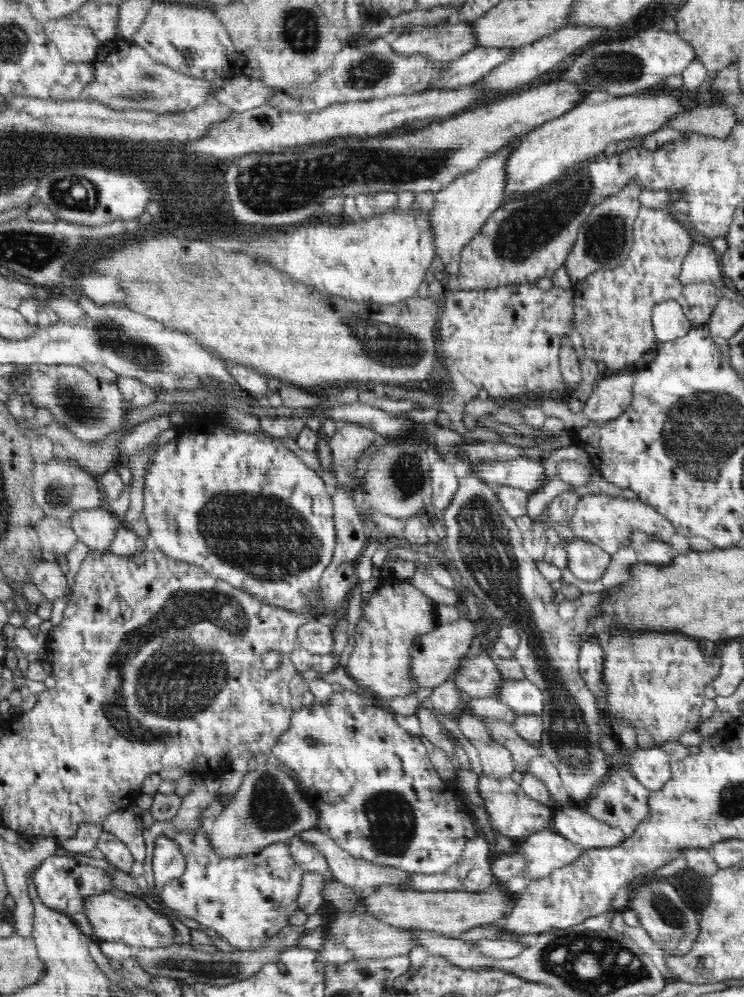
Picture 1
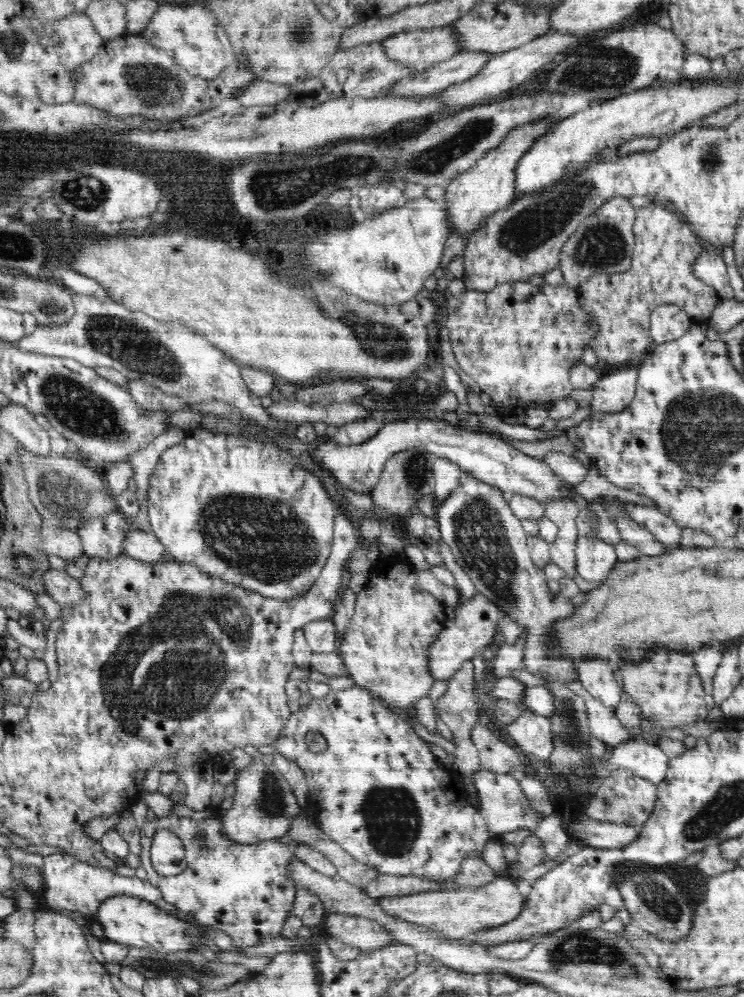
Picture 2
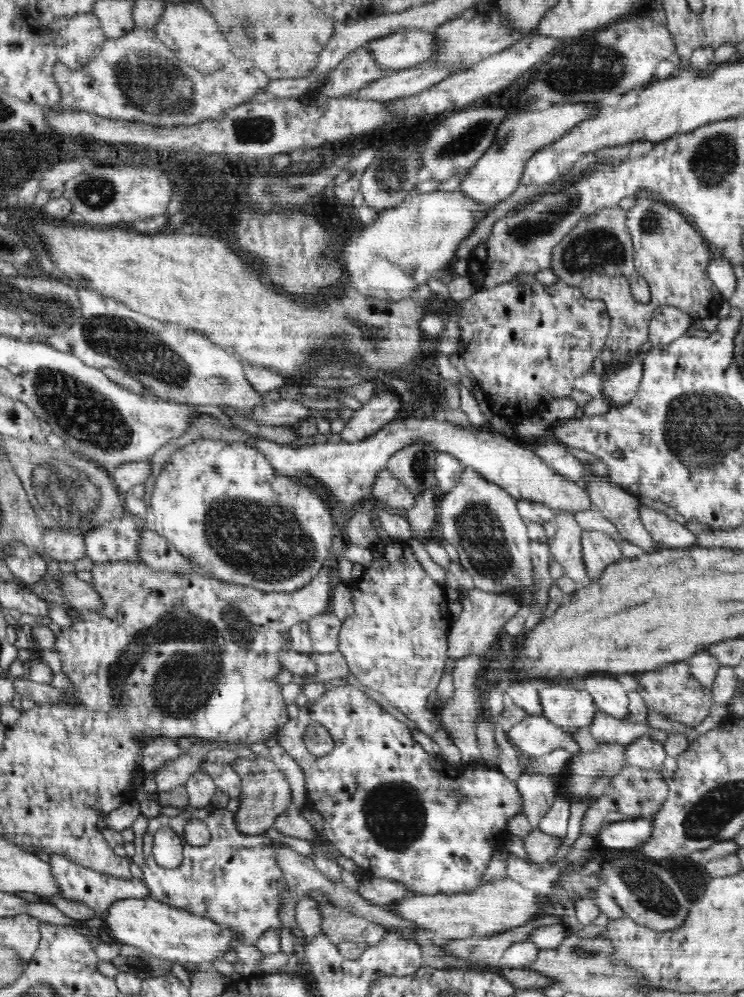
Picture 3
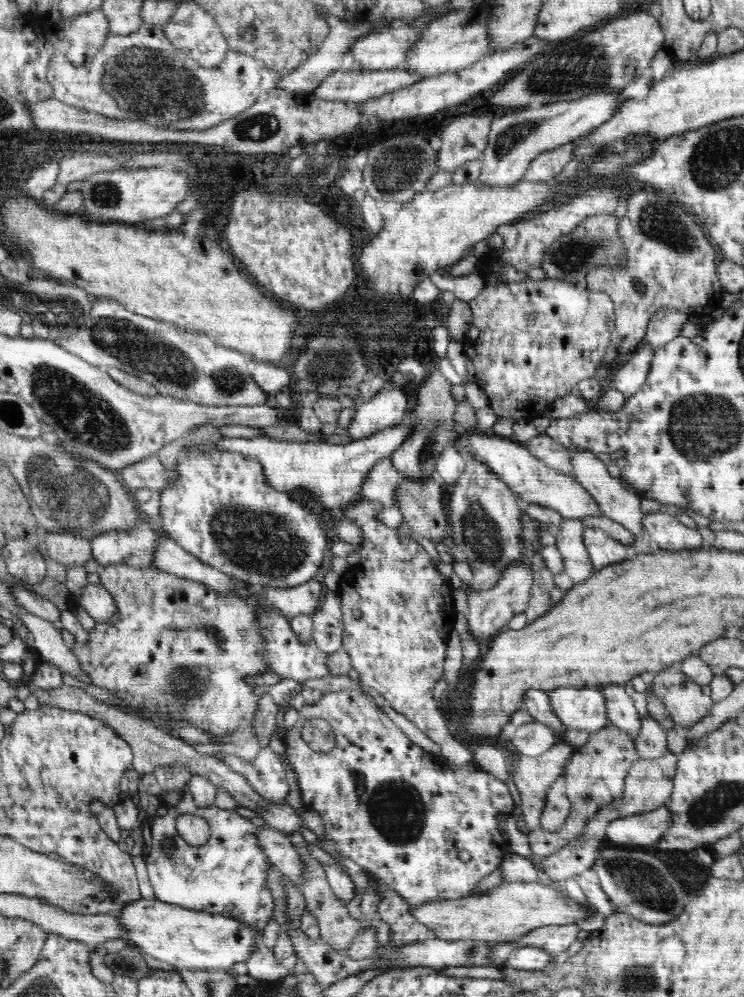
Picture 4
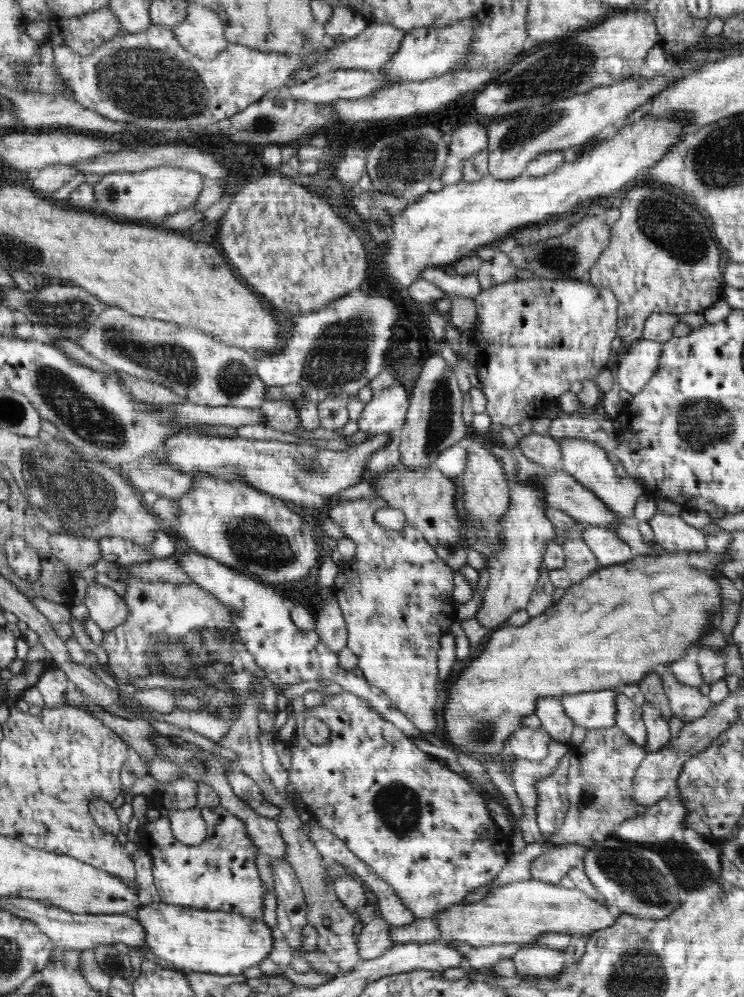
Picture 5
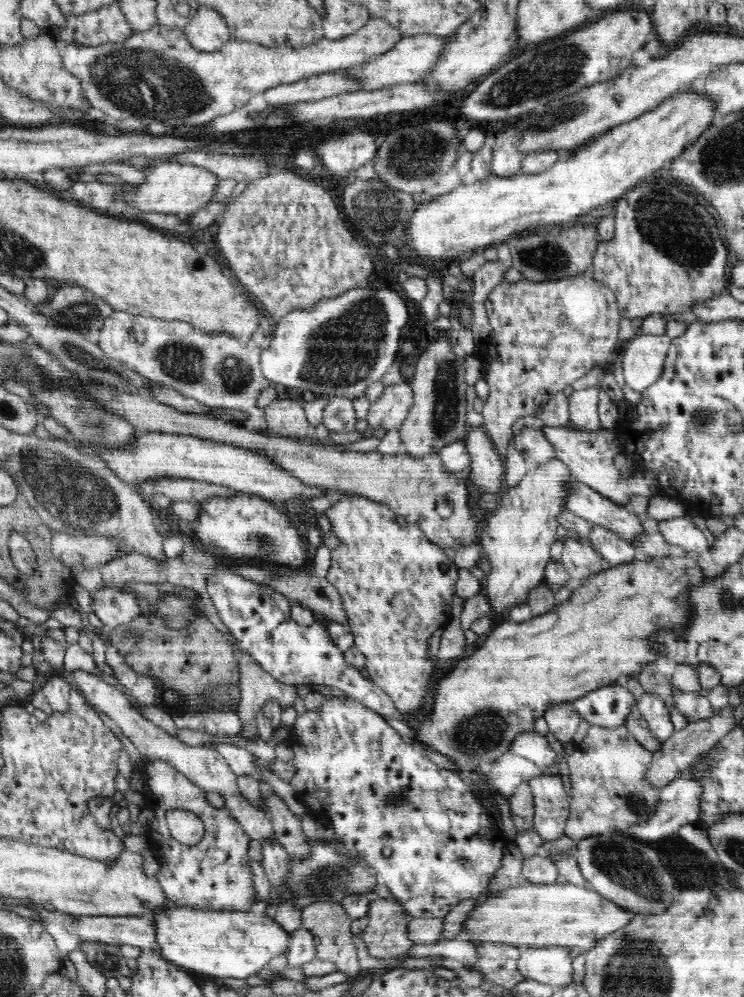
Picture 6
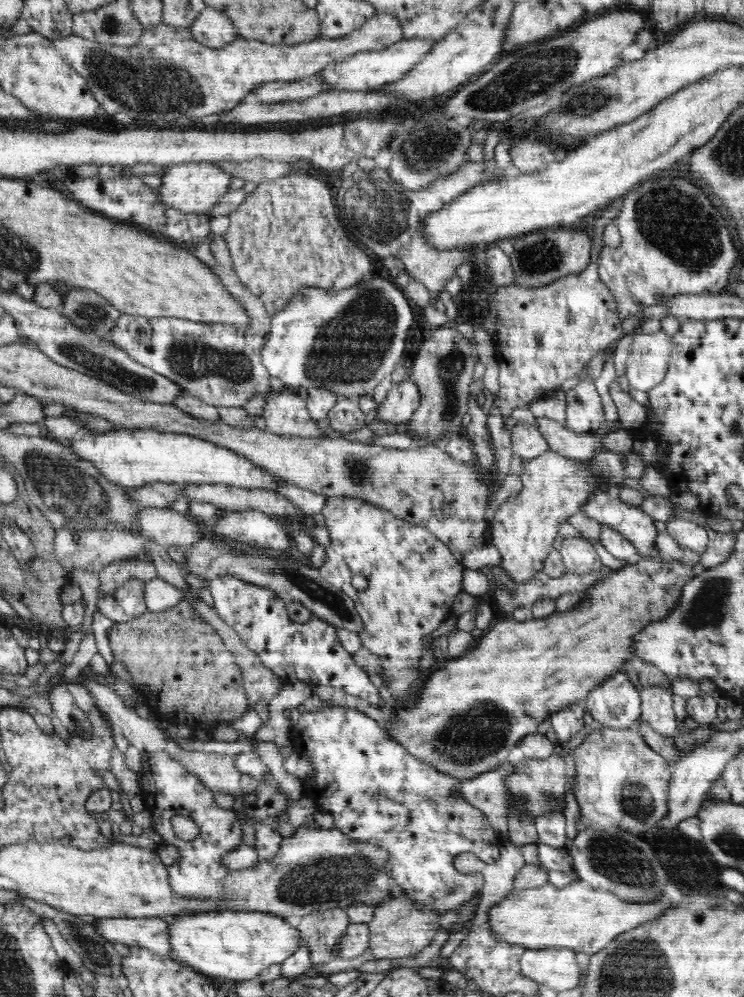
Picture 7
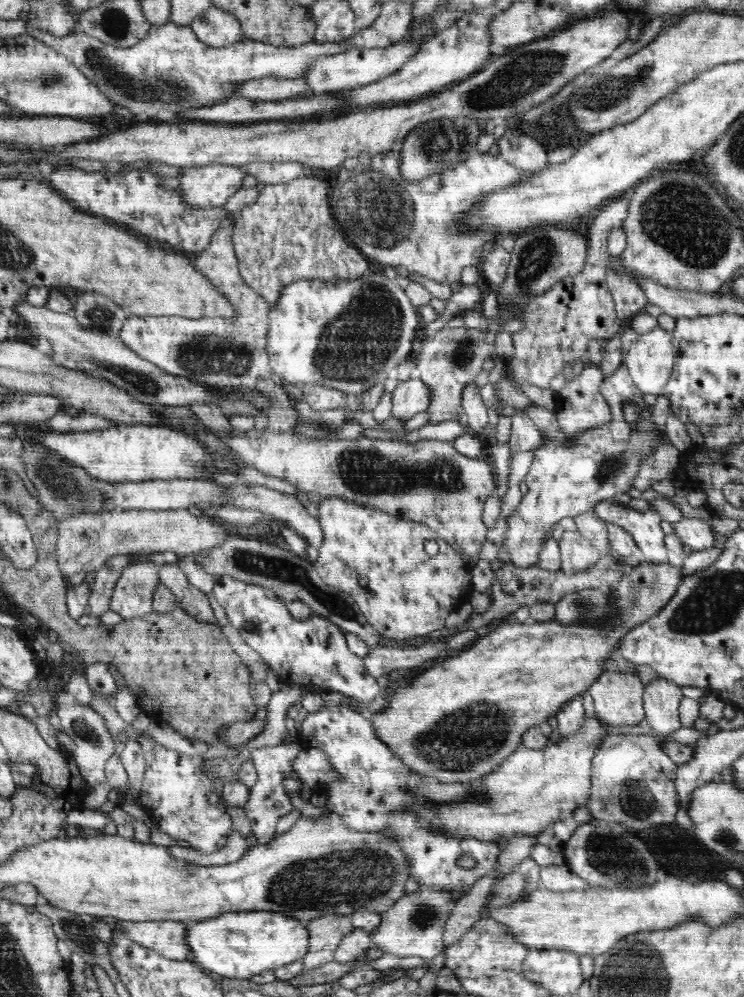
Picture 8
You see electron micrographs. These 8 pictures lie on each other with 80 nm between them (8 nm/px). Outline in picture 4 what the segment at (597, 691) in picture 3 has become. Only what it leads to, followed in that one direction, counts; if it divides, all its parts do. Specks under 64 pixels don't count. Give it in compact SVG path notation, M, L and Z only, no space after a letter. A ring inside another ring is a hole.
M610 684L600 687L599 691L604 697L607 718L630 738L636 738L641 729L641 719L624 687Z

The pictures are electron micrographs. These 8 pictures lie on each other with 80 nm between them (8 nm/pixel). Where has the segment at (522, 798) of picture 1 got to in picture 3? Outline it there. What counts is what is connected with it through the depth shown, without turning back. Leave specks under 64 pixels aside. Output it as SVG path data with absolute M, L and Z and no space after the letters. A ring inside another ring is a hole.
M353 685L328 688L319 699L299 707L297 716L302 718L302 714L304 720L292 722L296 718L289 718L276 732L277 745L300 765L305 776L307 801L322 814L323 831L336 849L368 875L404 883L408 895L470 892L482 884L480 879L486 865L494 850L500 848L510 820L524 813L517 783L496 769L472 770L440 761L414 741L404 723L380 707L362 688ZM312 722L326 726L334 740L332 752L321 758L313 756L303 746L303 733Z

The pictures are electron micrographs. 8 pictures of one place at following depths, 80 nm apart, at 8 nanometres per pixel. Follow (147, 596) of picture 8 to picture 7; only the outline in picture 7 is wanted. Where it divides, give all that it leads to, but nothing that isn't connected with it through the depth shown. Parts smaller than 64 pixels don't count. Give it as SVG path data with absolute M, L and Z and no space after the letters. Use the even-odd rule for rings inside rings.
M130 578L118 587L109 598L98 601L98 611L115 623L130 622L137 617L146 615L144 602L145 580Z

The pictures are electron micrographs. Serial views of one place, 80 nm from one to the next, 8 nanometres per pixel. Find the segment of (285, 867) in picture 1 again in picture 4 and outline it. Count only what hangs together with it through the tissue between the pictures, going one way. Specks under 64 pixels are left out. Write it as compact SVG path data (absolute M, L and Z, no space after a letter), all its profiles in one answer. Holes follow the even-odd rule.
M189 783L178 790L183 792L183 797L176 806L169 808L170 815L156 816L147 820L143 826L144 847L142 854L145 858L155 898L170 905L182 906L188 910L221 914L226 918L234 918L248 926L253 926L256 930L263 930L264 926L268 926L268 922L273 918L274 900L270 888L266 885L266 876L268 876L271 862L258 842L257 827L247 818L238 815L235 810L221 809L217 804L206 809L198 807L189 791ZM177 814L195 814L206 819L210 829L208 842L199 847L192 847L182 841L178 836L178 831L176 831L175 815ZM170 842L174 844L174 847L170 847ZM166 847L170 847L168 854L163 852Z

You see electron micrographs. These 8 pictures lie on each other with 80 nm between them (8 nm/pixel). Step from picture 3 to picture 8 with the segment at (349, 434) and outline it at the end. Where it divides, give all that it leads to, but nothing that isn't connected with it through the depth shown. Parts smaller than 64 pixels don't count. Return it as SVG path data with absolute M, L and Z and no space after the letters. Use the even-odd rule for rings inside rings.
M415 374L406 381L400 381L393 390L391 415L406 421L418 412L426 411L430 403L429 386Z

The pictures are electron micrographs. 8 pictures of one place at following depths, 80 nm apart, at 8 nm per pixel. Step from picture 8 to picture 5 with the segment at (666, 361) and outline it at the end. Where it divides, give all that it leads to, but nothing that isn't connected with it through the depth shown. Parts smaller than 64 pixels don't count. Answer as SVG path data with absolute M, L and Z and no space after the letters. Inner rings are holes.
M641 337L616 357L617 382L622 390L635 395L656 372L664 342Z

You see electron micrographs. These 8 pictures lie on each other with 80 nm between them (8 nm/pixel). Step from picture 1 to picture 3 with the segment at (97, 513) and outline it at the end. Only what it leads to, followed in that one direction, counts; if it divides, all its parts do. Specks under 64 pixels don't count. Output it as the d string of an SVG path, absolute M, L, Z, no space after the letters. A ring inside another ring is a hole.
M131 515L99 524L84 535L87 557L96 563L141 561L138 557L138 546L140 536L146 529L144 522Z

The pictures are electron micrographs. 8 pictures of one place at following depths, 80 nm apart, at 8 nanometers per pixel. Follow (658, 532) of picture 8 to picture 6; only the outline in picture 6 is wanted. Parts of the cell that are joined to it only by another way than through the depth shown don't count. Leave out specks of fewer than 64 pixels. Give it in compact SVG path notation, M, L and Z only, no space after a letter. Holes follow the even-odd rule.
M575 479L570 482L566 509L594 525L603 526L629 543L646 534L642 527L643 516L636 516L629 506L622 507Z

